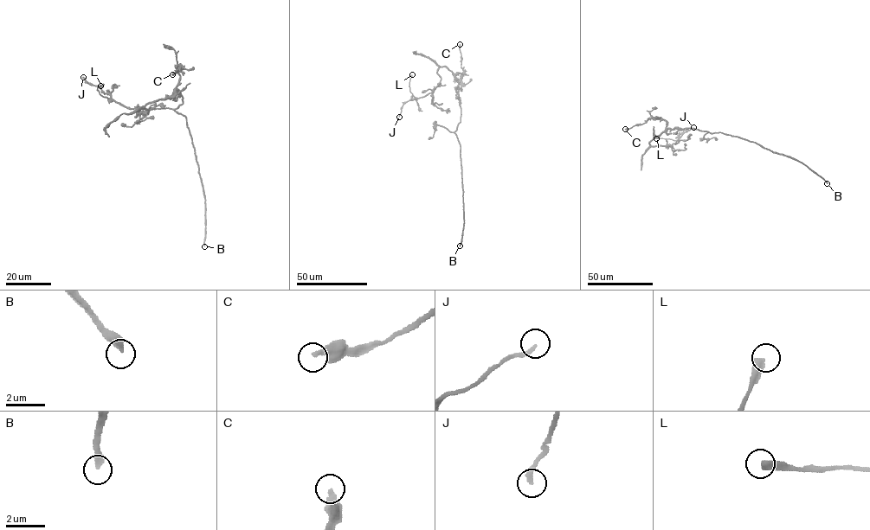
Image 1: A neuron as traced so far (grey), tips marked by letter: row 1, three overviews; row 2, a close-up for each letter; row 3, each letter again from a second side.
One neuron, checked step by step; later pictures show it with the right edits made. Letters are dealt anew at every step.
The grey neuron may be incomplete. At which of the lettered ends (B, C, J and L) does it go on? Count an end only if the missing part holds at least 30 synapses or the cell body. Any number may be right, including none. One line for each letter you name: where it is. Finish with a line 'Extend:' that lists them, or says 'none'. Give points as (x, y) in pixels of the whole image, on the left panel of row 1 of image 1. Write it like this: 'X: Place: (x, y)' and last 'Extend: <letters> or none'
B: Place: (204, 246)
Extend: B

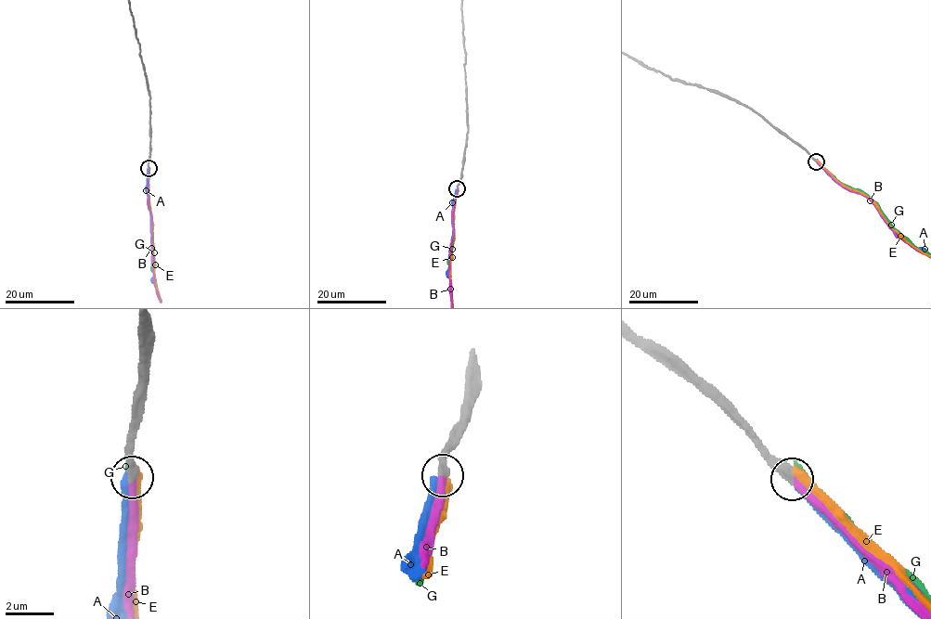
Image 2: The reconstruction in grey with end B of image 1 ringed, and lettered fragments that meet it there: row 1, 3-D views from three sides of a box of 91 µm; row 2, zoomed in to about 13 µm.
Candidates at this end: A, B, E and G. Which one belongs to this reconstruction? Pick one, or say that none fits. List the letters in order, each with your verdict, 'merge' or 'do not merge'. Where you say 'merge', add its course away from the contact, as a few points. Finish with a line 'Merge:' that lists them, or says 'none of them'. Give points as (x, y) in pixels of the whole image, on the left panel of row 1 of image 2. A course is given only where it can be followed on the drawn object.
A: do not merge
B: merge
E: do not merge
G: do not merge
Merge: B

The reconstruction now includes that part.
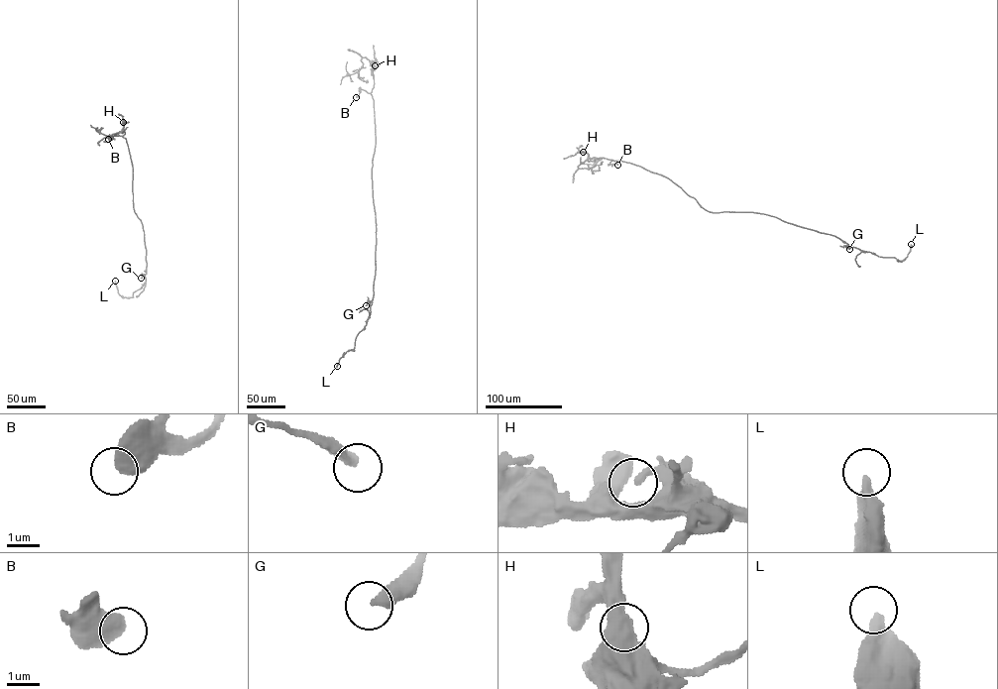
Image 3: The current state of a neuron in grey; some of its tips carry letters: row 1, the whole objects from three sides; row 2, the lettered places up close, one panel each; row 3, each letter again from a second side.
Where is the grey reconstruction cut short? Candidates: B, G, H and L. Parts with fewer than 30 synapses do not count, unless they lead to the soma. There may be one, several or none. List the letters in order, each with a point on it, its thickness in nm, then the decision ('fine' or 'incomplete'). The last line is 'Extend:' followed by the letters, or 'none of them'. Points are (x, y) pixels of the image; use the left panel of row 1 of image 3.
B: at (108, 139); 600 nm thick; fine
G: at (141, 278); 400 nm thick; fine
H: at (123, 122); 240 nm thick; fine
L: at (115, 281); 340 nm thick; fine
Extend: none of them

